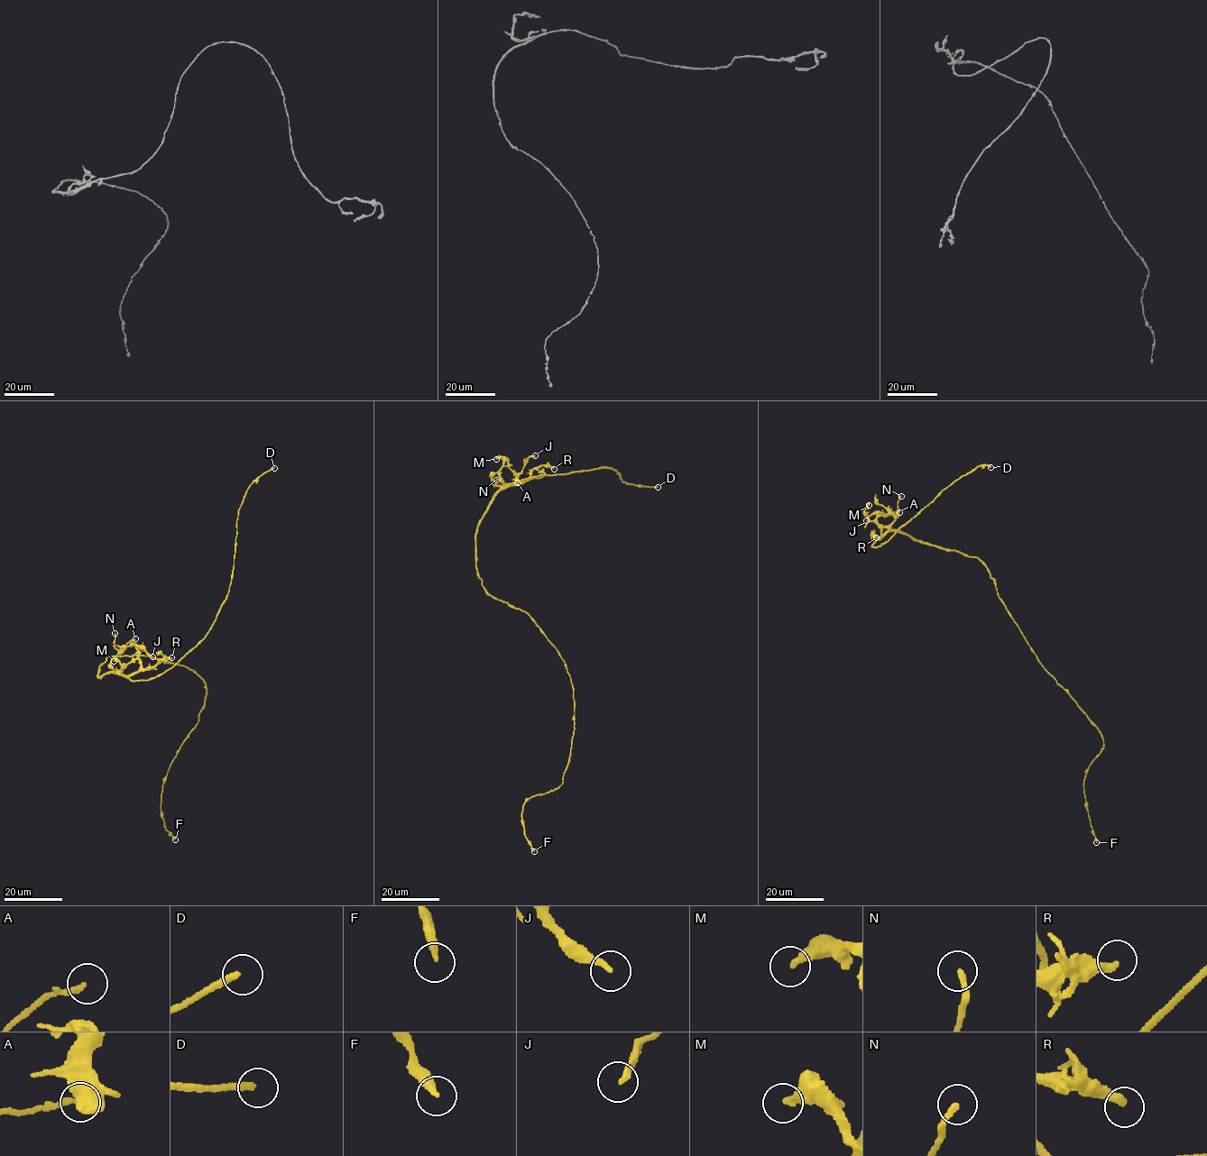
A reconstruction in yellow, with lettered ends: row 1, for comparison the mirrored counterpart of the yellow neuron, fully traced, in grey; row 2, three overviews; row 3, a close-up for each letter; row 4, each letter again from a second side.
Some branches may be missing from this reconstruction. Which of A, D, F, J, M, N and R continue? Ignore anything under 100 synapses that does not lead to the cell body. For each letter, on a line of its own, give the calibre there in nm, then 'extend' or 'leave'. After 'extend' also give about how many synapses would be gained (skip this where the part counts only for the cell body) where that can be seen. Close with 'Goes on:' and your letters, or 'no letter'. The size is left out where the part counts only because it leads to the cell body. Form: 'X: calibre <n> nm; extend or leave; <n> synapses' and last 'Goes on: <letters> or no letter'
A: calibre 180 nm; leave
D: calibre 200 nm; extend; 170 synapses
F: calibre 280 nm; leave
J: calibre 220 nm; leave
M: calibre 280 nm; leave
N: calibre 200 nm; leave
R: calibre 320 nm; leave
Goes on: D

